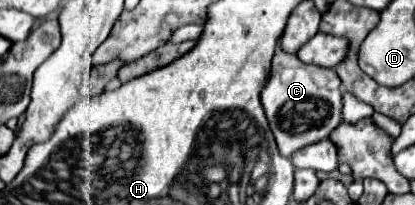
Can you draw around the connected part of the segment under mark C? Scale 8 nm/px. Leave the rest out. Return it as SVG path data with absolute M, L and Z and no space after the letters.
M279 47L273 59L271 79L265 91L261 93L261 103L269 119L269 127L275 135L279 153L283 157L291 157L301 147L327 139L331 131L341 123L343 109L341 79L335 73L335 69L305 65L297 57L283 53Z

